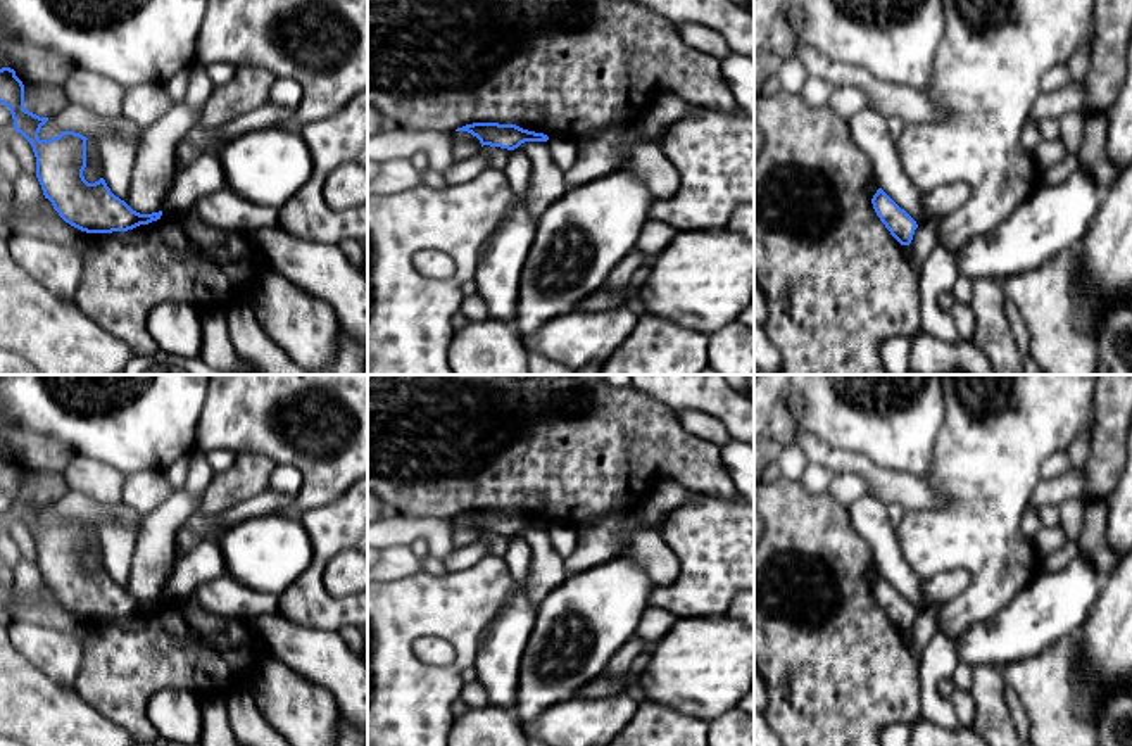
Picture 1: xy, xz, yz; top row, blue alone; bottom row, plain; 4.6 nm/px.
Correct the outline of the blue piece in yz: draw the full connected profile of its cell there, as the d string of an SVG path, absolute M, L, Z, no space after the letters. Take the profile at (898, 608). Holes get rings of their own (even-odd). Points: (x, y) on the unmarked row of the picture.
M882 575L871 585L873 596L890 622L901 630L909 632L918 615L916 608L901 596Z

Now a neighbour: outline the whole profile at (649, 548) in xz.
M657 528L632 535L618 556L637 560L654 585L670 585L680 573L680 561Z

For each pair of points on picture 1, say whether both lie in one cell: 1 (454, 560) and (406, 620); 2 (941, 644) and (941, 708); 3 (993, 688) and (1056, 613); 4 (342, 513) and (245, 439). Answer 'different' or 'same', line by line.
1: different
2: same
3: different
4: different

